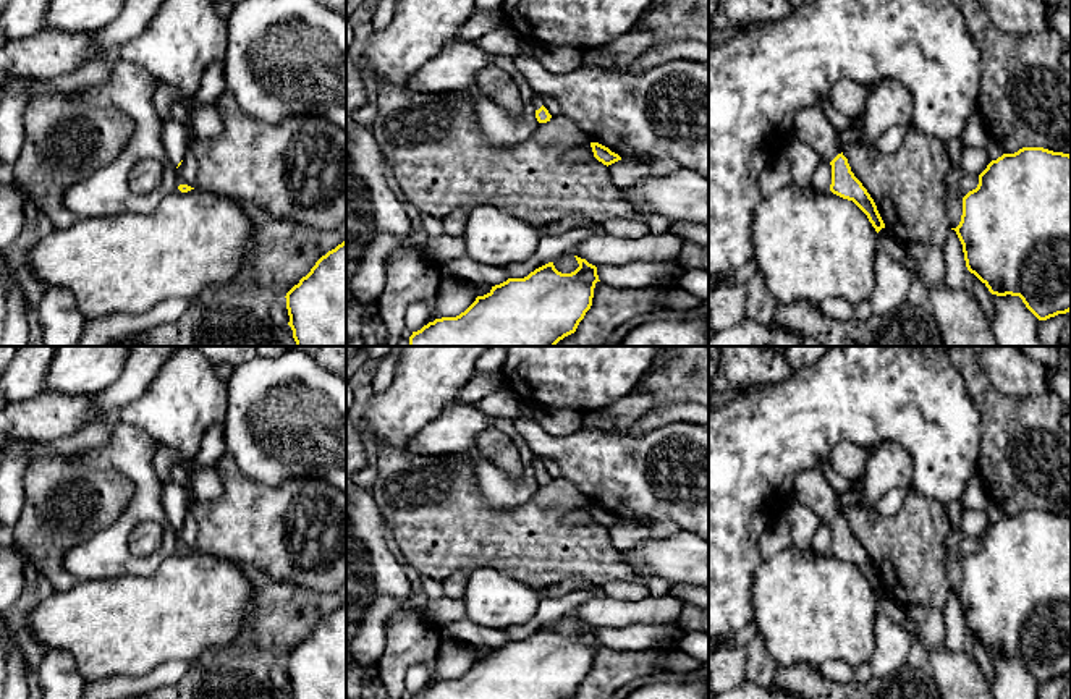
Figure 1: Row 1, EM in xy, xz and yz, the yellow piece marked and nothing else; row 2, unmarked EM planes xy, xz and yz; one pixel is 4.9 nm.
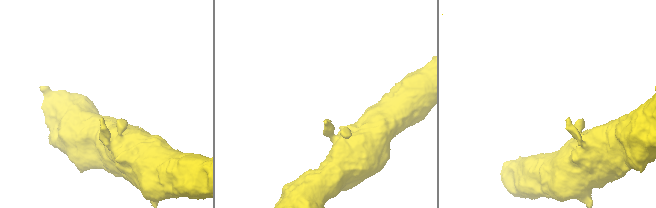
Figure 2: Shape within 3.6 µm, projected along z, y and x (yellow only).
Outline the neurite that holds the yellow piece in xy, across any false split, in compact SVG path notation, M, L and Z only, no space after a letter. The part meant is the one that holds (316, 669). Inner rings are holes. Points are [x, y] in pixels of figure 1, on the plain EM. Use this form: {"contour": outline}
{"contour": "M346 604L286 655L293 699L346 699Z"}

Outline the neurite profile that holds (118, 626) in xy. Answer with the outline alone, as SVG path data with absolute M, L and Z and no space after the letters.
M176 552L150 576L126 574L107 579L78 581L71 589L55 591L29 613L28 623L34 641L44 650L66 650L76 662L86 683L112 676L142 676L157 665L180 660L194 662L209 647L230 642L249 623L254 586L236 561L210 553Z

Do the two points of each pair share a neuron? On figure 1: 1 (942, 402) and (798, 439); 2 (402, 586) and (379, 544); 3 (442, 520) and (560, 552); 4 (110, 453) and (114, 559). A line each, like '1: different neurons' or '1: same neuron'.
1: same neuron
2: same neuron
3: same neuron
4: same neuron

